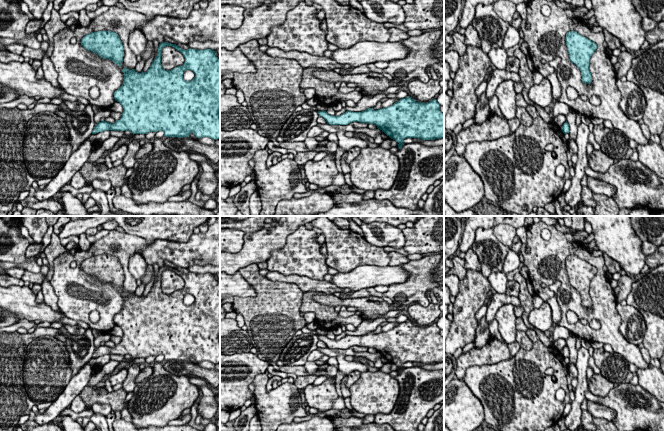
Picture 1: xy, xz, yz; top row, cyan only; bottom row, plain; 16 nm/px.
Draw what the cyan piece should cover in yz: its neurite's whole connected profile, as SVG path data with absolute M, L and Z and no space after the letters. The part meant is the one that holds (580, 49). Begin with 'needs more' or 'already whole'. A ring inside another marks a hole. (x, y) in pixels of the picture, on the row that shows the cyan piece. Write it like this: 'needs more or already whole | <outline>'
already whole | M569 31L565 41L570 61L581 71L582 82L590 84L592 82L590 58L597 49L596 43L576 31Z

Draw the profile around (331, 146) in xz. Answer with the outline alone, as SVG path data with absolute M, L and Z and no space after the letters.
M328 142L327 143L327 150L326 151L321 151L316 154L316 156L312 159L314 162L322 160L329 152L336 152L338 148L338 144L335 142Z

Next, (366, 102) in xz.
M390 86L385 90L384 93L375 95L373 97L362 97L362 99L357 103L355 107L346 106L346 111L361 112L368 108L374 107L383 98L386 98L388 94L395 94L399 91L401 86Z

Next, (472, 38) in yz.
M470 24L466 29L465 29L465 45L466 46L475 46L478 48L481 48L481 41L479 38L479 35L476 31L476 29Z

